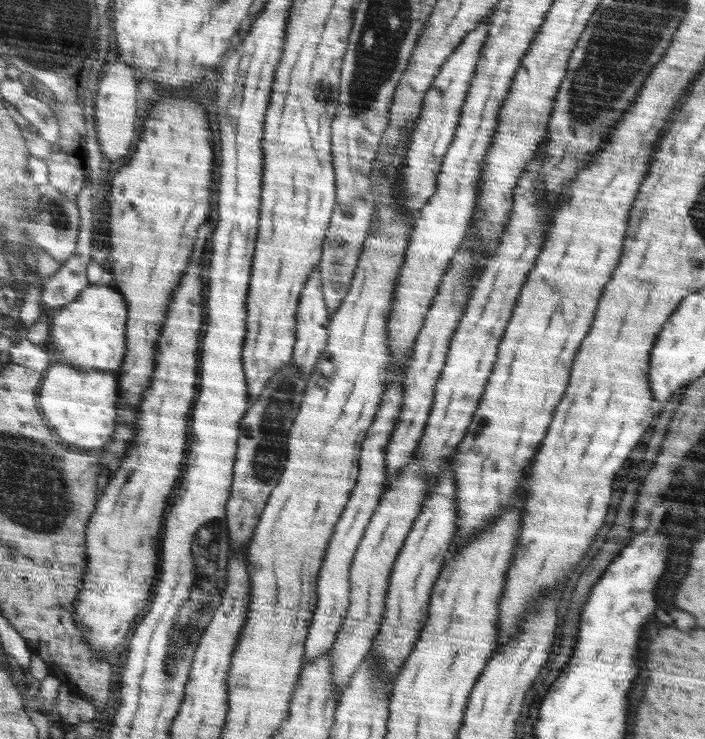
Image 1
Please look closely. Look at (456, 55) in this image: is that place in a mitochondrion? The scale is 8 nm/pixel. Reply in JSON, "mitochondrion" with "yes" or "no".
{"mitochondrion":"no"}

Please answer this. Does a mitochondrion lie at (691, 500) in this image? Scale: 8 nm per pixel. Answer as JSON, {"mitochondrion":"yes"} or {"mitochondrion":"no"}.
{"mitochondrion":"no"}

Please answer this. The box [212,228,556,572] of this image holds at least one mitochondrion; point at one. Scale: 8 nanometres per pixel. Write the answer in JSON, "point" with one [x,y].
{"point":[266,460]}

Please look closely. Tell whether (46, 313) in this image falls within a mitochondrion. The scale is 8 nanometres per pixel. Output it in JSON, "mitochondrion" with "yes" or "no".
{"mitochondrion":"no"}

